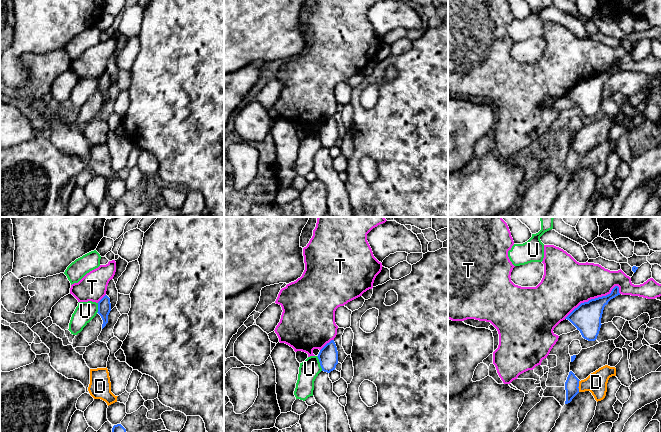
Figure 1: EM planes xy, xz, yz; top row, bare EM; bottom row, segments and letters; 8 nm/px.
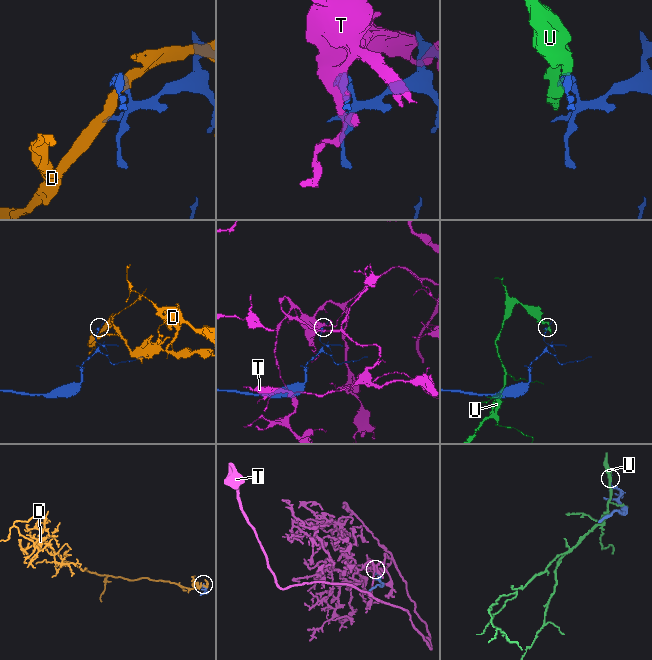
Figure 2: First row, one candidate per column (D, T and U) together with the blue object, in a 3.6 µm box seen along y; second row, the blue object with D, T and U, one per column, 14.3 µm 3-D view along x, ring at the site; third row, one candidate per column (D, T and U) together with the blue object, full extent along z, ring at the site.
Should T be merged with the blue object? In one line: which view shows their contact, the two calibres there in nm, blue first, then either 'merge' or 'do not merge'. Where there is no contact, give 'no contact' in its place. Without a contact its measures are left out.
meets blue in yz; 220 nm thick on the blue side, 400 nm on the other; do not merge

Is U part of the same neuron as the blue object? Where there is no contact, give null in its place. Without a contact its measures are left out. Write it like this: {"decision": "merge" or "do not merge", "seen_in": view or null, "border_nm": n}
{"decision": "do not merge", "seen_in": "xz", "border_nm": 130}

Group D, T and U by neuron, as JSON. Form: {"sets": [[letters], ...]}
{"sets": [["D"], ["T"], ["U"]]}

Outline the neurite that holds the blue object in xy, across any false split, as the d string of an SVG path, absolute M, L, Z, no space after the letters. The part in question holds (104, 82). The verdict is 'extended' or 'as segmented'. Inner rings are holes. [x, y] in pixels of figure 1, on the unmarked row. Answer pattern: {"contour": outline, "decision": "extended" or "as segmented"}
{"contour": "M105 71L99 78L98 78L98 90L101 92L103 96L102 105L108 99L108 91L111 87L111 79L110 74Z", "decision": "as segmented"}

